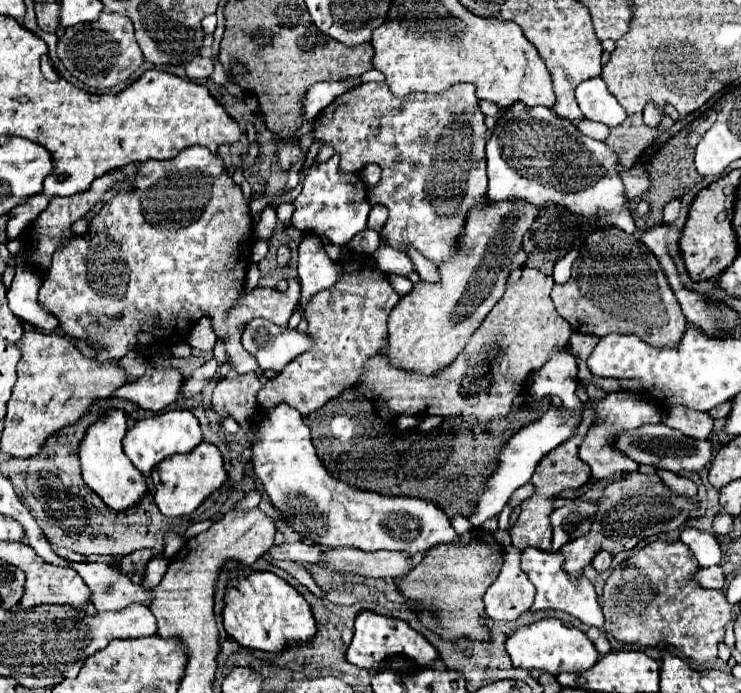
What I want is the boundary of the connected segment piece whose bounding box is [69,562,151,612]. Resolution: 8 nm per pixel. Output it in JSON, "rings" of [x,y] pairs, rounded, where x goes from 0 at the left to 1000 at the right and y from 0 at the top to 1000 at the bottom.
{"rings":[[[93,811],[93,817],[123,851],[120,866],[131,880],[163,880],[177,869],[201,874],[204,851],[177,843],[177,837],[155,817],[142,811]]]}

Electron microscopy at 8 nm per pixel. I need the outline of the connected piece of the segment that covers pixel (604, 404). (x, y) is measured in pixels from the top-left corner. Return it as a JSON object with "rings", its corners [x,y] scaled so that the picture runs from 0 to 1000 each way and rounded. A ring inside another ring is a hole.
{"rings":[[[827,566],[822,569],[816,577],[808,577],[808,580],[800,580],[803,586],[803,609],[800,615],[795,618],[784,646],[781,646],[781,658],[784,664],[789,664],[795,672],[798,672],[798,690],[822,690],[827,684],[835,684],[835,681],[857,681],[862,672],[846,661],[843,655],[833,652],[827,644],[825,644],[825,635],[841,623],[841,620],[849,620],[849,618],[860,618],[865,612],[884,612],[884,609],[892,609],[892,595],[889,589],[870,577],[865,569],[846,569],[846,566]]]}

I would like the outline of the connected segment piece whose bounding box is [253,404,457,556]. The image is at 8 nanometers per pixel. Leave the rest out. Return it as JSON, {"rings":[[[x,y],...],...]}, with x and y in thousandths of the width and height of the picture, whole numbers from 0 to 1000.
{"rings":[[[390,583],[363,592],[350,615],[350,638],[341,644],[341,675],[358,701],[366,727],[387,747],[409,779],[441,791],[476,788],[484,794],[544,794],[552,802],[595,782],[617,779],[601,739],[571,719],[514,716],[482,707],[449,690],[428,661],[409,600]]]}

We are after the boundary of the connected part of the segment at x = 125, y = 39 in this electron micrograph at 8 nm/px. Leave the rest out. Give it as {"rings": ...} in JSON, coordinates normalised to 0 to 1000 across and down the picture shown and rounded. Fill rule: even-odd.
{"rings":[[[136,17],[131,32],[90,40],[77,63],[77,81],[96,110],[126,127],[152,127],[171,118],[193,92],[193,75],[179,52],[179,32],[171,23],[152,17]]]}

